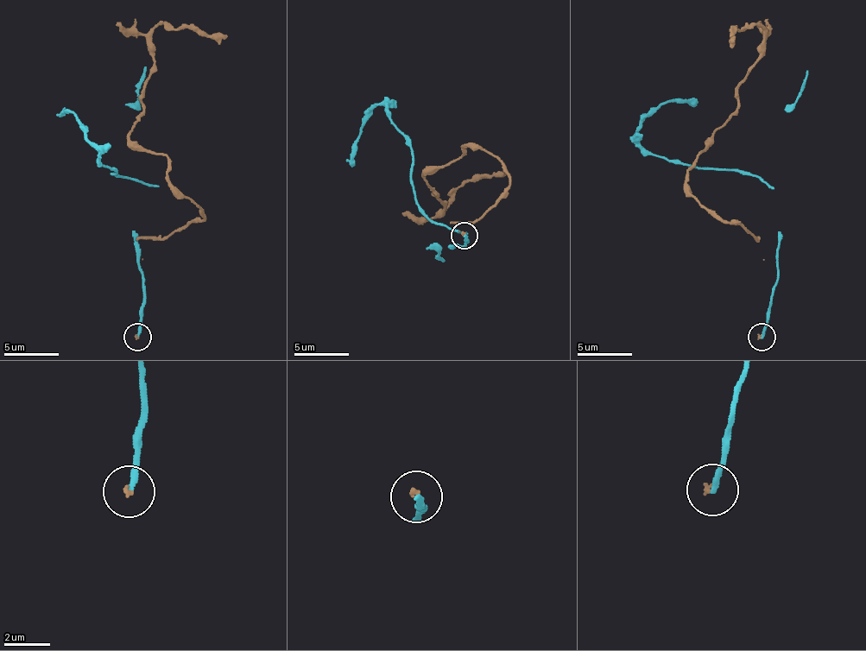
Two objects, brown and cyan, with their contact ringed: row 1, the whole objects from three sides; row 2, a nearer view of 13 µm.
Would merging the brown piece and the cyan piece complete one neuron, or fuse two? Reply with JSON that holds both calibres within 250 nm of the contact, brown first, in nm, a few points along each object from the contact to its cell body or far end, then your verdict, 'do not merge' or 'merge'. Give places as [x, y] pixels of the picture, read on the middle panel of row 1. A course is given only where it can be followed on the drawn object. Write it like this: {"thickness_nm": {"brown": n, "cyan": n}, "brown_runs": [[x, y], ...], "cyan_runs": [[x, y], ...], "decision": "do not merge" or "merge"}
{"thickness_nm": {"brown": 110, "cyan": 260}, "brown_runs": [[464, 235], [456, 222], [477, 222], [507, 167], [463, 146], [424, 174], [439, 213], [461, 186], [511, 174]], "cyan_runs": [[464, 235], [450, 243], [458, 232], [418, 204], [411, 141], [387, 107], [361, 129], [352, 167]], "decision": "do not merge"}

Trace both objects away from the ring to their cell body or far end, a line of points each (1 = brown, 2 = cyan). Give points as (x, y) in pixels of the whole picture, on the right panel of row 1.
1: (761, 338), (759, 241), (711, 214), (688, 181), (736, 109), (761, 25), (734, 41)
2: (761, 338), (778, 278), (770, 188), (738, 169), (675, 164), (640, 144), (639, 127), (661, 104), (698, 103)

